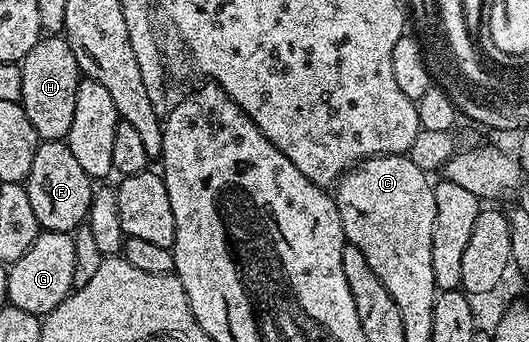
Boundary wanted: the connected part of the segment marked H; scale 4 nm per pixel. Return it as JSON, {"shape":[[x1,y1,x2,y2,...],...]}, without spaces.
{"shape":[[44,36,24,56,20,63,24,72,24,92,22,107,28,112,28,120,32,120,32,128,36,128,39,139,57,142,65,139,68,128,72,128,72,115,76,113,76,88,80,81,80,71,76,64,76,56,72,56,72,48,65,37]]}

